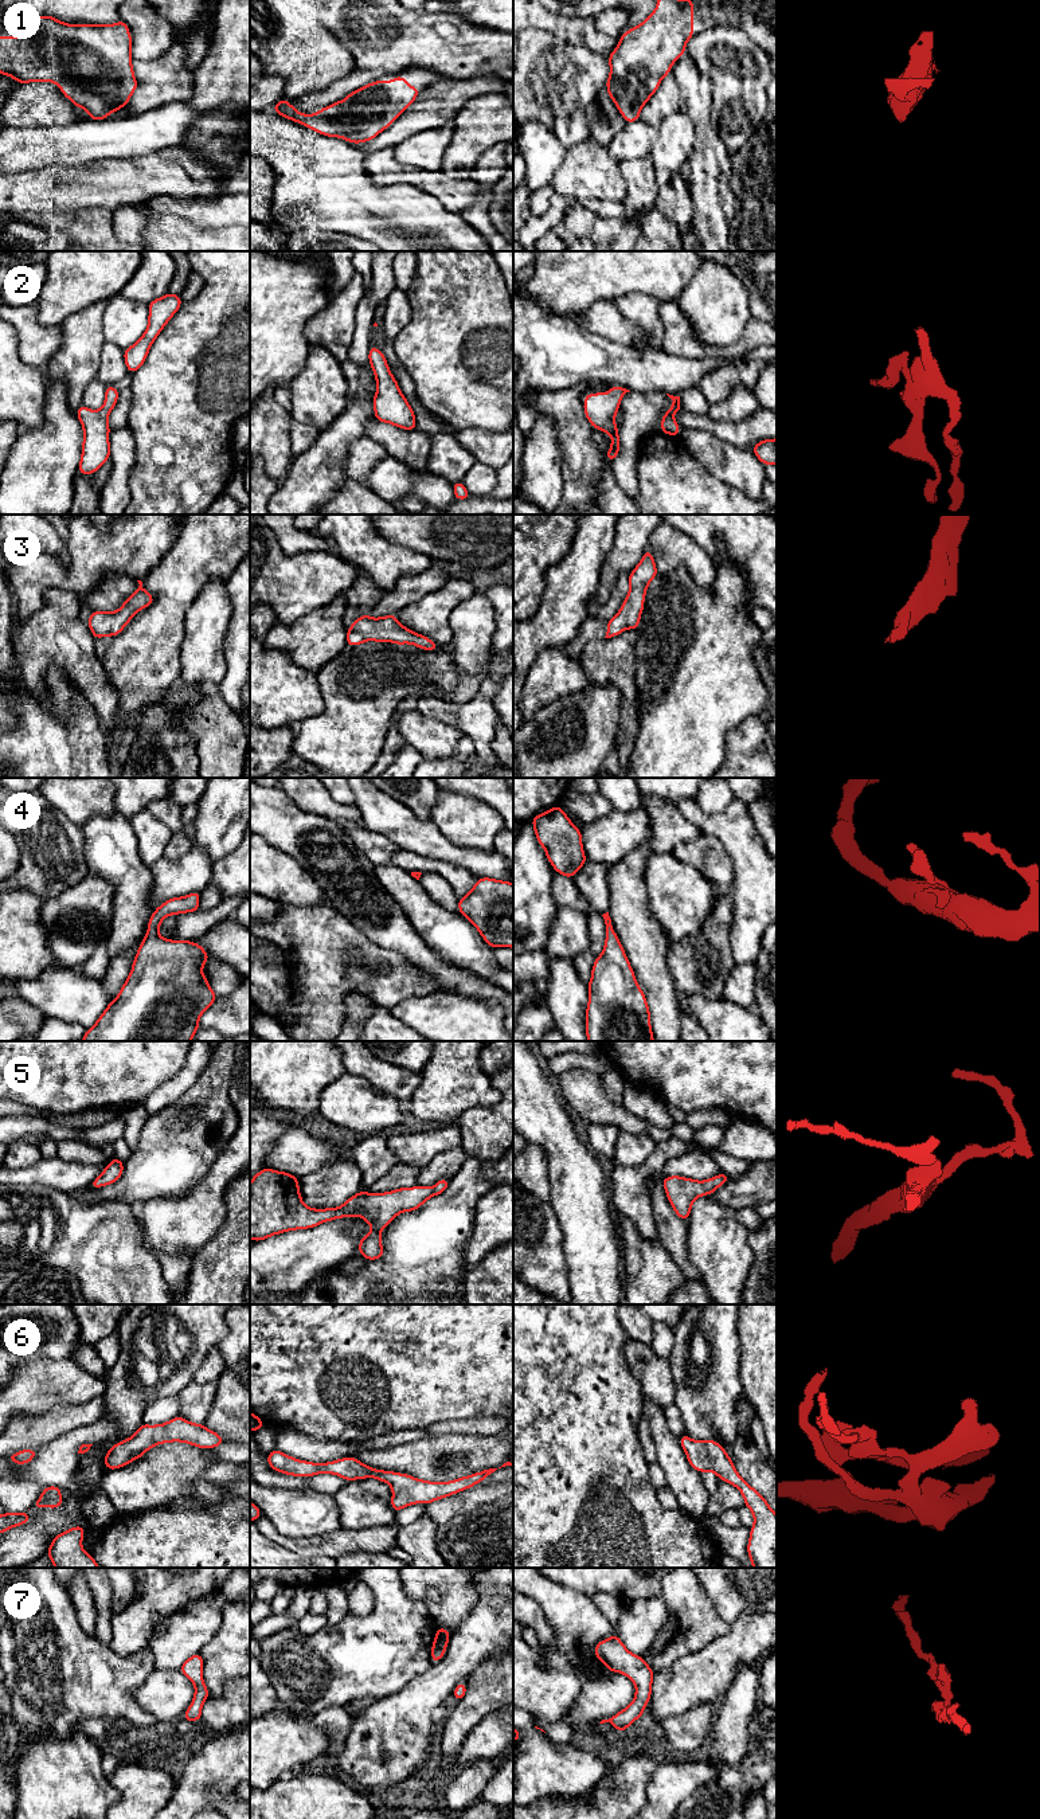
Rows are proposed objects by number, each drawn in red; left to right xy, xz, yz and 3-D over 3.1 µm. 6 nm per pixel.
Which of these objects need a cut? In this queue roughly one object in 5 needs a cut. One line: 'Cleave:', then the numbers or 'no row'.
Cleave: no row

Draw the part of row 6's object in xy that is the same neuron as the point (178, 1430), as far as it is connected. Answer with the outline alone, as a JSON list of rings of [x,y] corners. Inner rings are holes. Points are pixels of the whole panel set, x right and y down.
[[[180,1416],[164,1424],[142,1424],[136,1433],[116,1443],[105,1455],[103,1463],[107,1470],[121,1468],[134,1459],[140,1459],[153,1446],[163,1443],[188,1443],[199,1448],[215,1448],[226,1440],[203,1424],[191,1423]]]

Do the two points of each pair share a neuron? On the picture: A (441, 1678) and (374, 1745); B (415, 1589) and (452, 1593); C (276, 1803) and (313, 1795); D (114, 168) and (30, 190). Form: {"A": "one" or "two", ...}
{"A": "one", "B": "one", "C": "one", "D": "one"}

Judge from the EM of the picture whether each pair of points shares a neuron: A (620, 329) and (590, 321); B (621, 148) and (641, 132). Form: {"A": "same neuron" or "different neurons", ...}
{"A": "same neuron", "B": "same neuron"}

